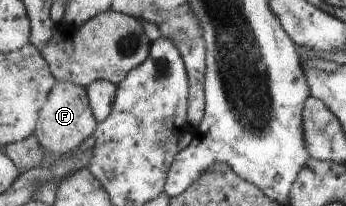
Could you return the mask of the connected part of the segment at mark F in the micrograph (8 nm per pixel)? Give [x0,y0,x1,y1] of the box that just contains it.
[34,80,99,156]

